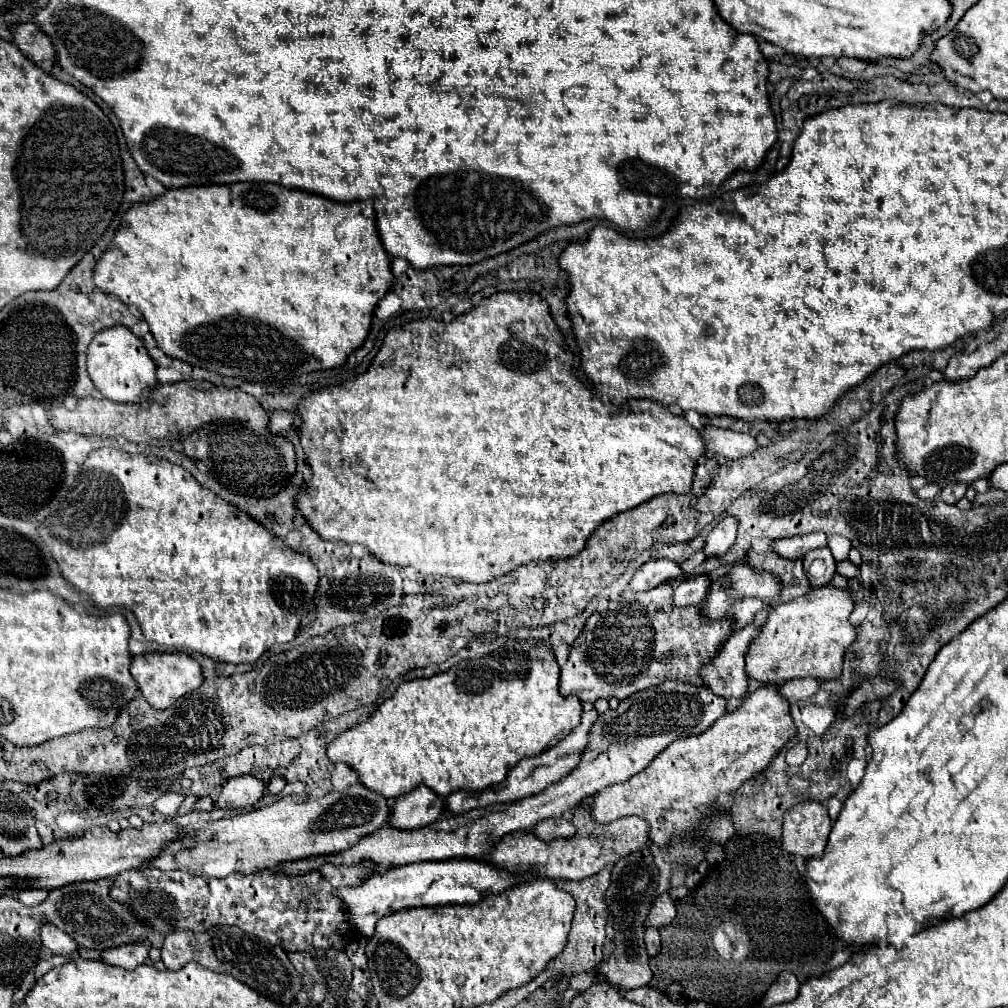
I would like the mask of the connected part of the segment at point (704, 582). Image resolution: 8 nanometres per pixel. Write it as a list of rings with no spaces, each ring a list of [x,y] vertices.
[[[699,574],[695,578],[681,580],[673,592],[673,600],[677,606],[701,604],[701,600],[705,600],[705,592],[709,592],[709,576]]]

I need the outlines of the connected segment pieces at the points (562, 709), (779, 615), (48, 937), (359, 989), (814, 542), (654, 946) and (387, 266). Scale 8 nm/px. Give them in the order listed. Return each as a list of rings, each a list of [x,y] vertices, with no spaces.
[[[515,638],[509,640],[503,648],[495,650],[493,654],[479,658],[479,660],[463,660],[457,666],[449,668],[447,672],[435,674],[431,678],[417,678],[411,680],[409,684],[401,684],[395,692],[395,696],[391,696],[389,700],[383,702],[383,708],[377,708],[369,720],[365,720],[359,726],[349,728],[347,732],[343,732],[341,736],[337,736],[335,742],[329,744],[327,756],[331,762],[345,762],[351,768],[355,768],[359,772],[359,780],[369,788],[375,790],[379,794],[383,794],[385,798],[399,798],[403,794],[409,794],[411,790],[415,790],[419,784],[425,784],[429,788],[433,788],[435,794],[439,796],[447,796],[453,790],[485,790],[493,784],[499,784],[501,780],[505,780],[507,772],[523,758],[531,758],[537,756],[541,752],[545,752],[547,748],[555,746],[557,742],[561,742],[569,732],[573,732],[573,728],[577,728],[577,724],[581,724],[581,702],[575,696],[561,696],[559,692],[559,664],[555,660],[553,650],[549,650],[541,640],[535,638]]]
[[[831,584],[813,588],[805,596],[775,606],[767,616],[763,634],[751,642],[745,656],[745,670],[749,678],[755,678],[763,684],[805,676],[819,680],[839,678],[845,652],[857,638],[857,626],[849,622],[853,608],[855,604],[851,592]]]
[[[43,924],[39,936],[41,936],[41,944],[59,956],[67,956],[79,948],[77,942],[69,938],[65,932],[61,932],[55,924]]]
[[[356,967],[353,970],[352,975],[351,986],[353,990],[360,995],[363,1002],[366,1003],[369,995],[369,988],[366,985],[368,984],[368,978],[364,975],[362,970]]]
[[[813,532],[805,536],[791,536],[789,540],[773,540],[771,550],[777,552],[777,556],[785,556],[787,560],[801,560],[809,550],[827,546],[827,538],[823,532]]]
[[[649,926],[645,930],[645,946],[647,946],[647,954],[651,958],[655,958],[659,954],[659,950],[661,950],[661,938],[659,938],[659,930],[657,928]]]
[[[237,182],[237,184],[207,184],[207,186],[185,186],[185,188],[167,188],[163,196],[155,196],[147,202],[133,204],[125,214],[123,222],[115,232],[113,244],[101,254],[95,262],[93,284],[109,294],[117,296],[127,306],[137,306],[149,324],[149,332],[155,336],[157,346],[171,358],[183,360],[191,366],[199,366],[221,376],[235,376],[251,382],[273,382],[309,374],[313,370],[327,370],[341,366],[347,356],[363,344],[367,338],[371,316],[375,304],[387,294],[393,282],[391,262],[381,246],[381,240],[375,230],[375,212],[373,200],[367,202],[337,202],[325,196],[285,188],[281,184],[255,184],[255,182]]]

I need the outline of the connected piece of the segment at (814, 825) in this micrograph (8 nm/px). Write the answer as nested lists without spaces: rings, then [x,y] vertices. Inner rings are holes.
[[[805,800],[783,816],[783,850],[801,858],[819,858],[825,852],[829,832],[827,806]]]

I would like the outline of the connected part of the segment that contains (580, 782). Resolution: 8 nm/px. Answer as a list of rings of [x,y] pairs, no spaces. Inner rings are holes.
[[[663,682],[655,688],[635,692],[627,700],[619,704],[617,710],[607,710],[593,724],[593,732],[589,732],[589,744],[581,754],[581,762],[573,772],[541,790],[539,794],[527,796],[509,804],[489,804],[485,808],[475,808],[463,812],[461,816],[443,814],[429,826],[415,830],[399,830],[393,826],[379,828],[373,836],[365,836],[359,840],[349,852],[341,852],[337,856],[321,856],[313,860],[297,860],[285,866],[287,874],[305,874],[311,868],[317,868],[321,860],[331,860],[337,864],[353,864],[363,858],[371,858],[381,866],[405,866],[413,862],[425,860],[449,860],[449,858],[485,858],[495,844],[511,832],[531,830],[537,822],[545,818],[559,818],[565,812],[577,808],[585,798],[597,794],[599,790],[629,780],[639,774],[649,762],[665,750],[671,742],[687,736],[695,736],[705,732],[717,718],[727,712],[727,700],[709,692],[707,688],[683,684],[683,682]]]

